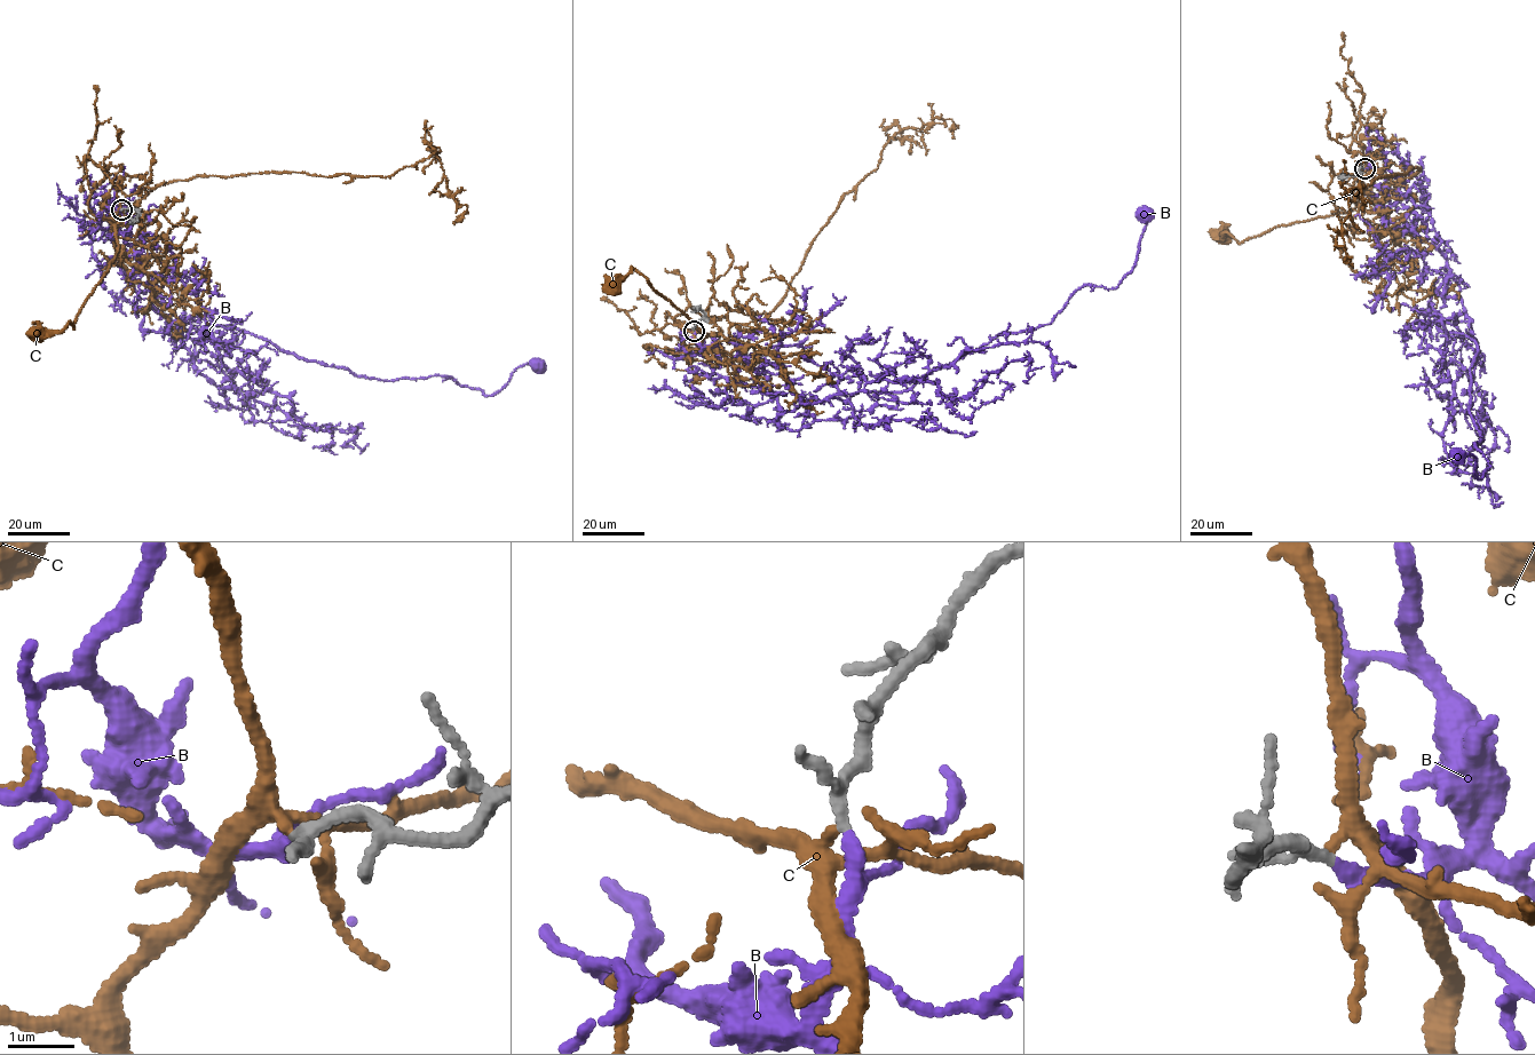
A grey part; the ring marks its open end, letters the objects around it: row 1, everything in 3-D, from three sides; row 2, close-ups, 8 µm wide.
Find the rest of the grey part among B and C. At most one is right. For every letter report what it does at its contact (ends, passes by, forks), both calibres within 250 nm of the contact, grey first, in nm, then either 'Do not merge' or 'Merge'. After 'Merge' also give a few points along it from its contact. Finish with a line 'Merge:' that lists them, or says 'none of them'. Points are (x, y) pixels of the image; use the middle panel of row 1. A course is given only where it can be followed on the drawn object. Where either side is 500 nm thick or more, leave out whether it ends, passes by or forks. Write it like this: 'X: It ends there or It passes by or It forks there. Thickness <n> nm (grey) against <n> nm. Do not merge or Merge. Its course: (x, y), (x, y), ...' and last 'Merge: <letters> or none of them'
B: It passes by. Thickness 140 nm (grey) against 150 nm. Merge. Its course: (694, 331), (714, 373), (783, 411), (903, 391), (1051, 323), (1082, 286), (1115, 288), (1144, 213)
C: It forks there. Thickness 140 nm (grey) against 190 nm. Do not merge
Merge: B

